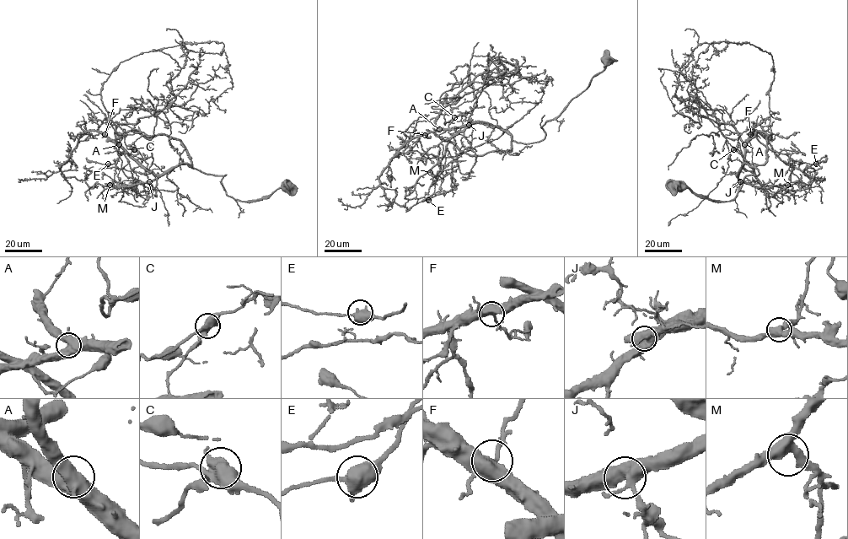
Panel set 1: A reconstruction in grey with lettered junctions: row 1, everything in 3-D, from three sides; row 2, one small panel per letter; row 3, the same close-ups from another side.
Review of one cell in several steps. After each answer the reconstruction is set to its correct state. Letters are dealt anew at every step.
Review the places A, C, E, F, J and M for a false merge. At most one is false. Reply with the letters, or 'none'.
C

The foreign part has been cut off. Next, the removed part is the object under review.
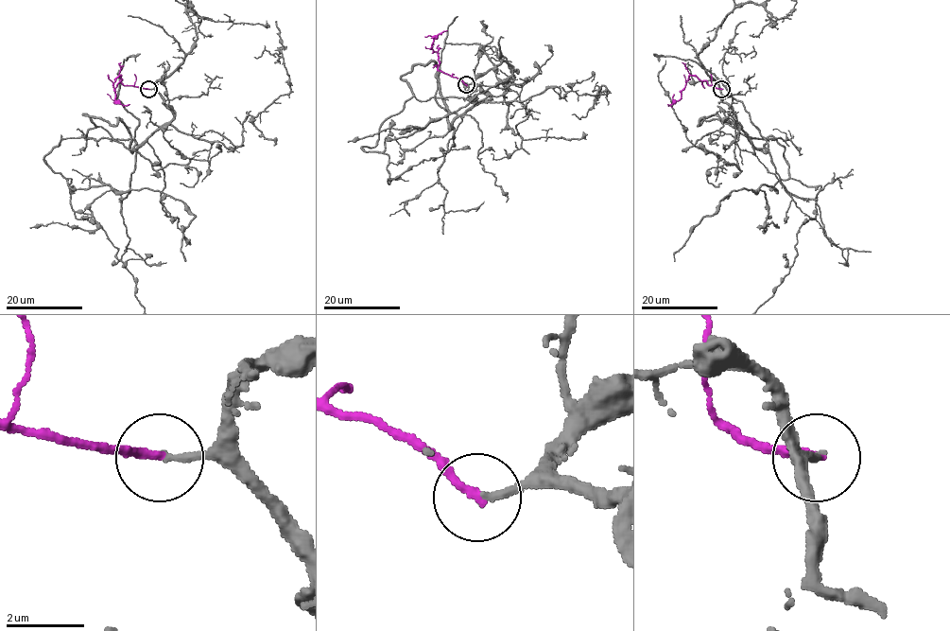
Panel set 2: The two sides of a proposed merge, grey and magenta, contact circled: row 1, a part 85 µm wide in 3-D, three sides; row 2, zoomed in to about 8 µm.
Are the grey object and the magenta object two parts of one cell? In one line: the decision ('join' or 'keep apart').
join

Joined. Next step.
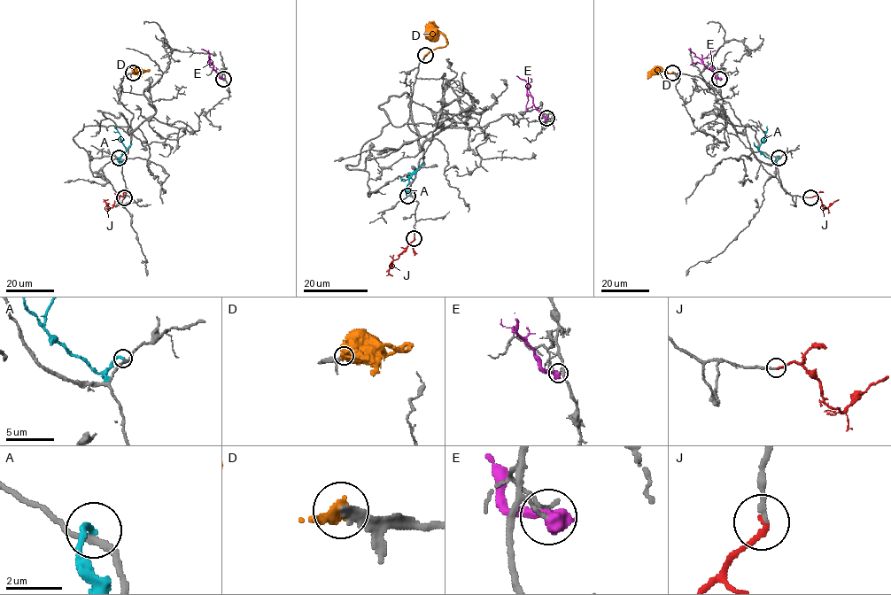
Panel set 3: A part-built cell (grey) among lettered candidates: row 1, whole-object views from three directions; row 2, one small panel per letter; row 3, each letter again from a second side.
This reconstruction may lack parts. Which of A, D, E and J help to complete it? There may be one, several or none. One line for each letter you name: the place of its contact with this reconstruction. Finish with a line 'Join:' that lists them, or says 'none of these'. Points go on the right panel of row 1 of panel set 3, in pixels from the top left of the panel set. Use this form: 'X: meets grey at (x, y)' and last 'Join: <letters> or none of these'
J: meets grey at (810, 197)
Join: J

